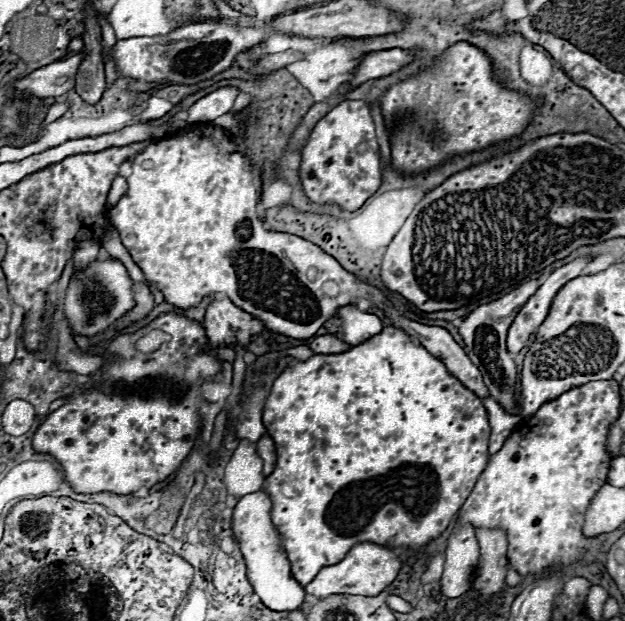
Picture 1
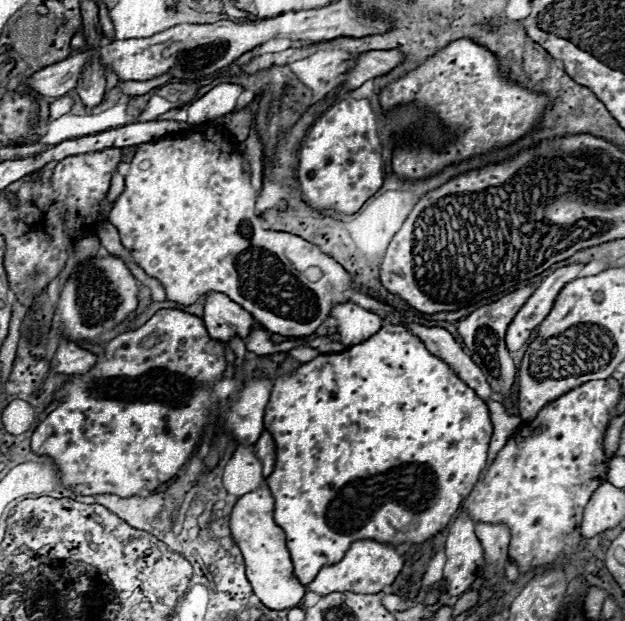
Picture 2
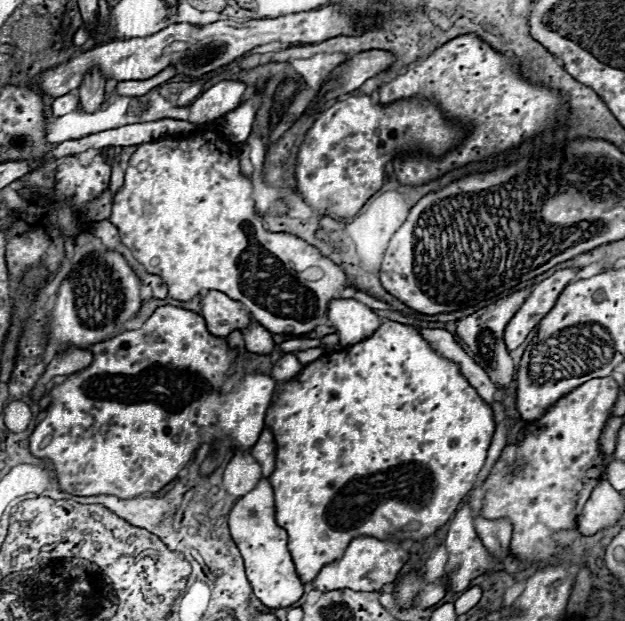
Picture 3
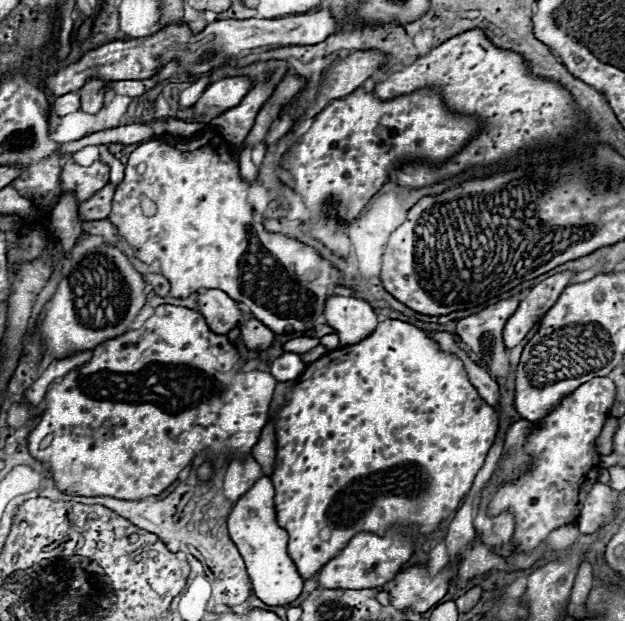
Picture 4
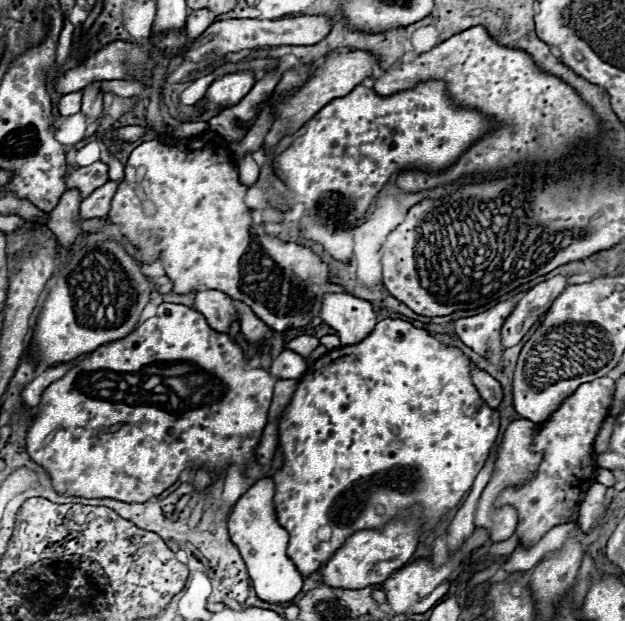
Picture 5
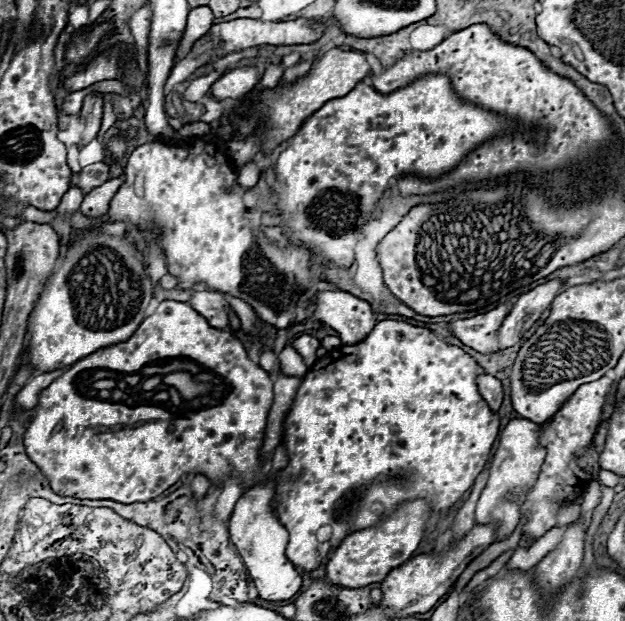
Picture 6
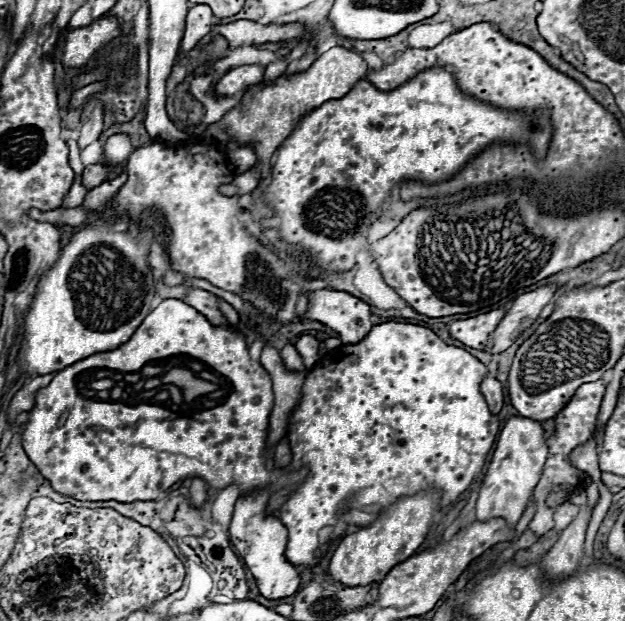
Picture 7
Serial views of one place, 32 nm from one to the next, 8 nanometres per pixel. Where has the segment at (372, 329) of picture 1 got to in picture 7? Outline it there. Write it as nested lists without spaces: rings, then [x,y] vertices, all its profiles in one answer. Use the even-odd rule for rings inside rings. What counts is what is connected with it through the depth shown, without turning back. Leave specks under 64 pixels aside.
[[[314,290],[308,294],[308,308],[302,318],[326,324],[340,334],[342,344],[356,344],[374,326],[370,314],[370,306],[348,292]]]

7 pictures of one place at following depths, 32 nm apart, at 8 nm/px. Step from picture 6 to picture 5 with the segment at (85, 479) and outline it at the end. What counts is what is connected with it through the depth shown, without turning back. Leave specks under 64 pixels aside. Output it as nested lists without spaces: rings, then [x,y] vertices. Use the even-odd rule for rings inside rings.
[[[162,302],[158,306],[156,316],[152,316],[144,324],[140,324],[130,336],[126,336],[124,340],[116,340],[112,344],[100,346],[96,352],[92,352],[88,358],[84,358],[76,366],[72,366],[62,378],[58,378],[44,390],[42,400],[40,400],[40,404],[42,404],[40,412],[36,414],[32,426],[28,428],[28,434],[26,434],[26,452],[30,454],[30,458],[36,464],[40,464],[44,468],[44,472],[50,476],[56,492],[60,492],[64,496],[80,496],[80,498],[112,498],[112,500],[120,500],[120,502],[146,502],[154,496],[160,496],[188,468],[190,470],[206,468],[212,478],[226,474],[232,464],[246,470],[252,462],[256,462],[256,448],[260,444],[262,430],[264,430],[266,418],[268,418],[268,408],[272,402],[274,378],[266,370],[260,370],[260,368],[244,370],[244,366],[248,366],[248,360],[236,340],[232,340],[224,332],[212,330],[206,324],[206,318],[200,312],[196,312],[194,308],[184,306],[184,304]]]

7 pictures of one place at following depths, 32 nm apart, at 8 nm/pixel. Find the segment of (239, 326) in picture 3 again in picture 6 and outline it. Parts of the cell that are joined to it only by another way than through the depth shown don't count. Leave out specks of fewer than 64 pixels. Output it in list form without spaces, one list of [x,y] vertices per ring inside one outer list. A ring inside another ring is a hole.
[[[194,290],[188,304],[198,310],[214,328],[226,328],[228,326],[228,314],[226,306],[228,302],[224,300],[222,294],[218,292],[208,292],[208,290]]]

